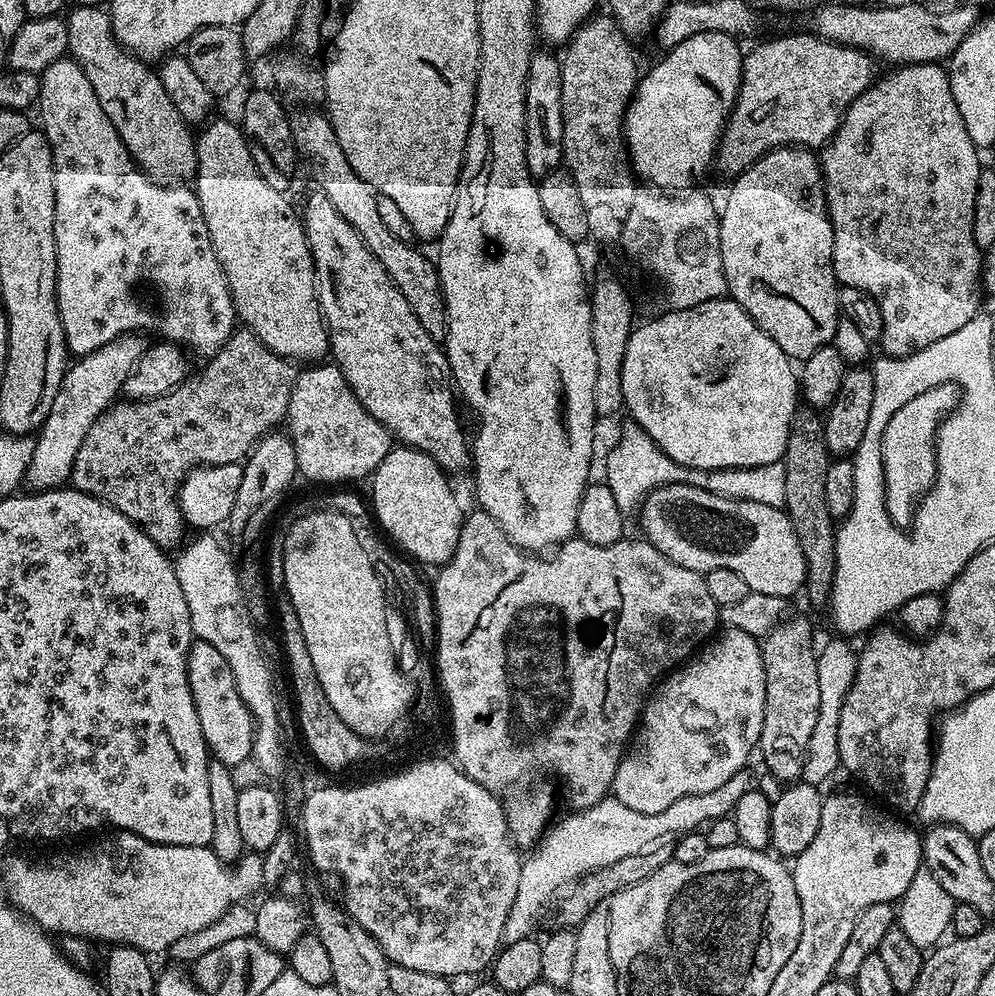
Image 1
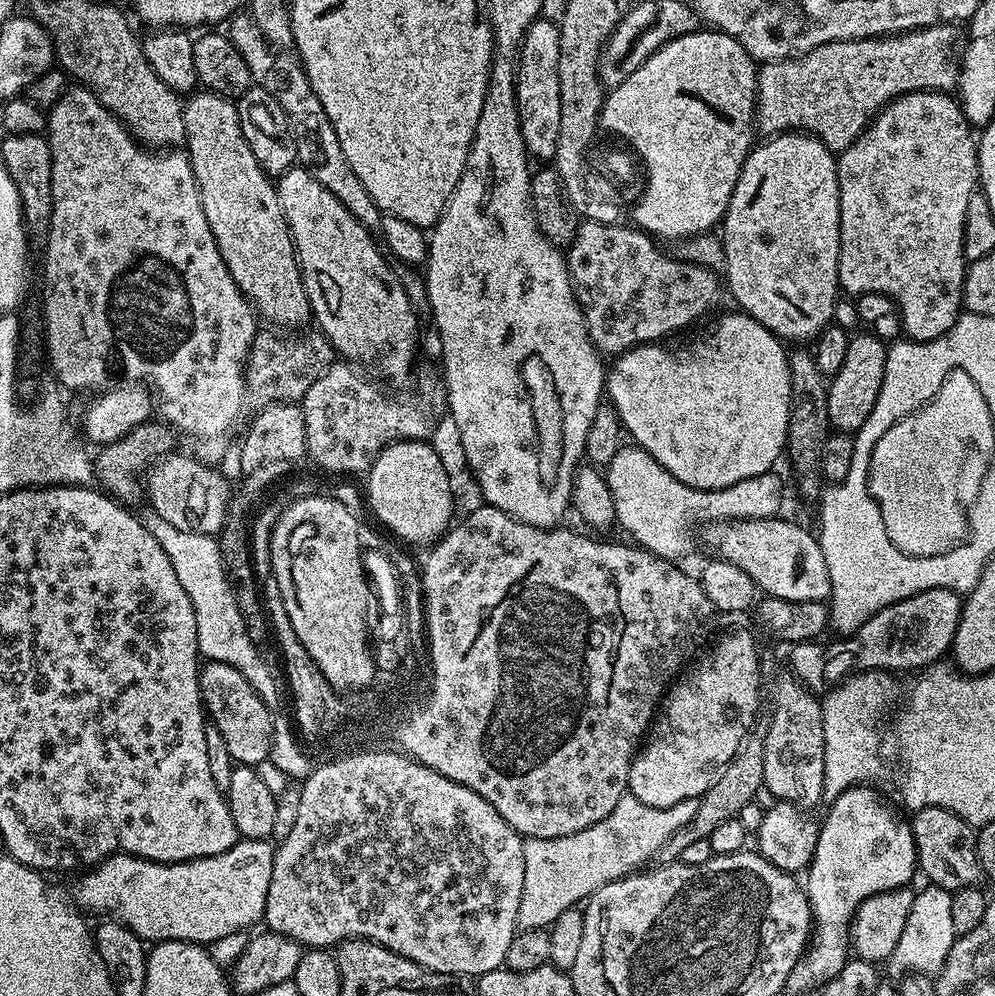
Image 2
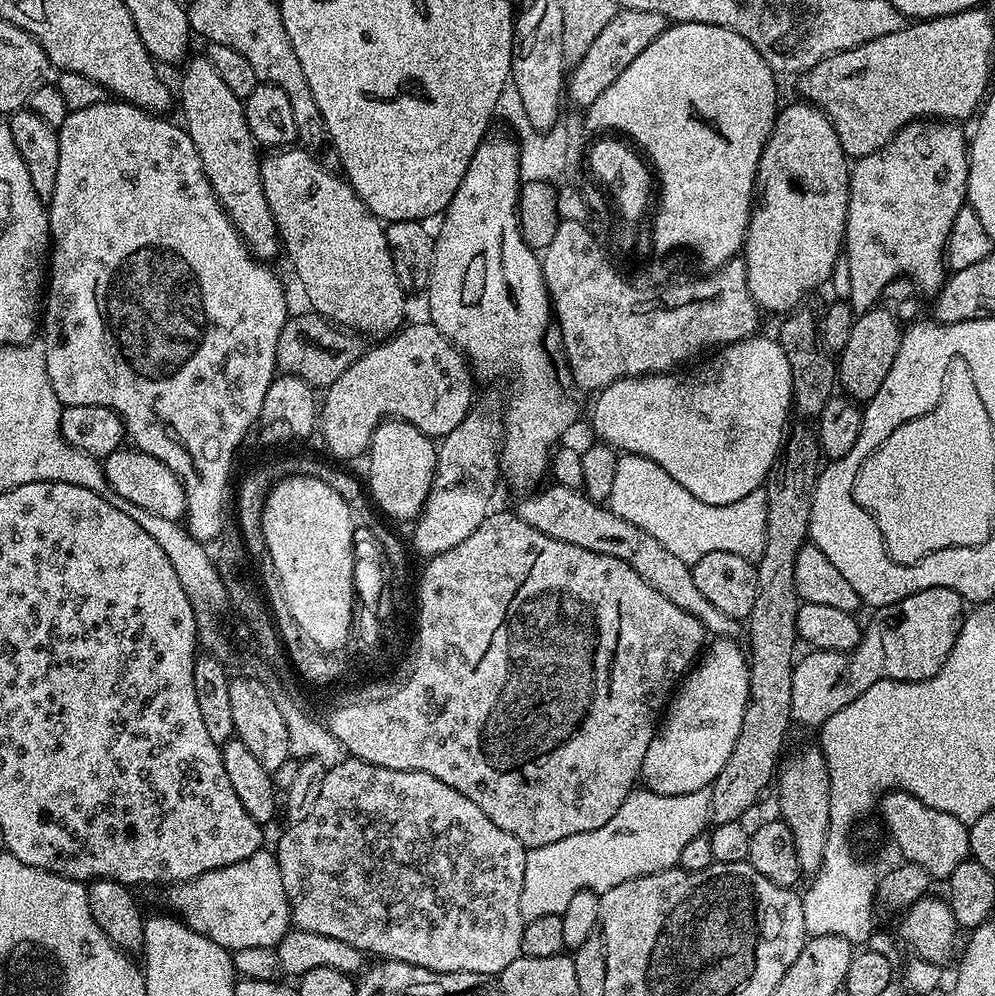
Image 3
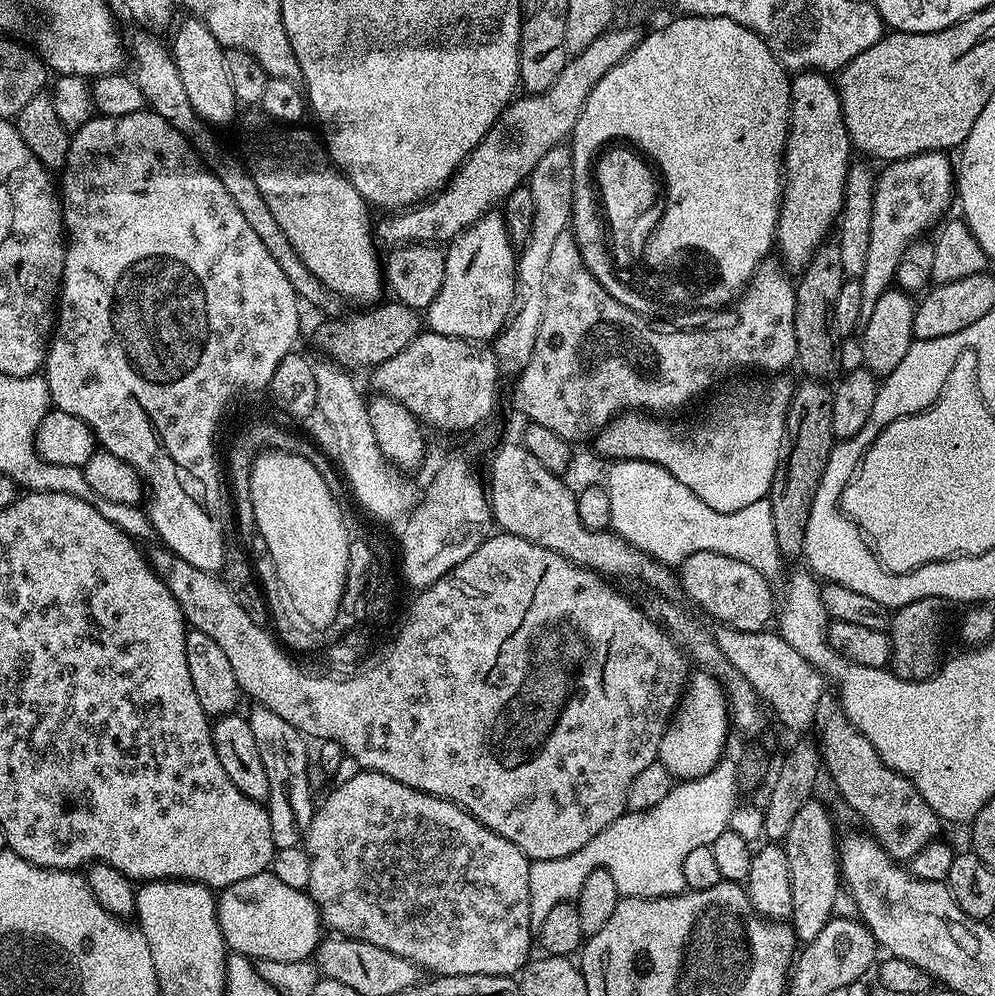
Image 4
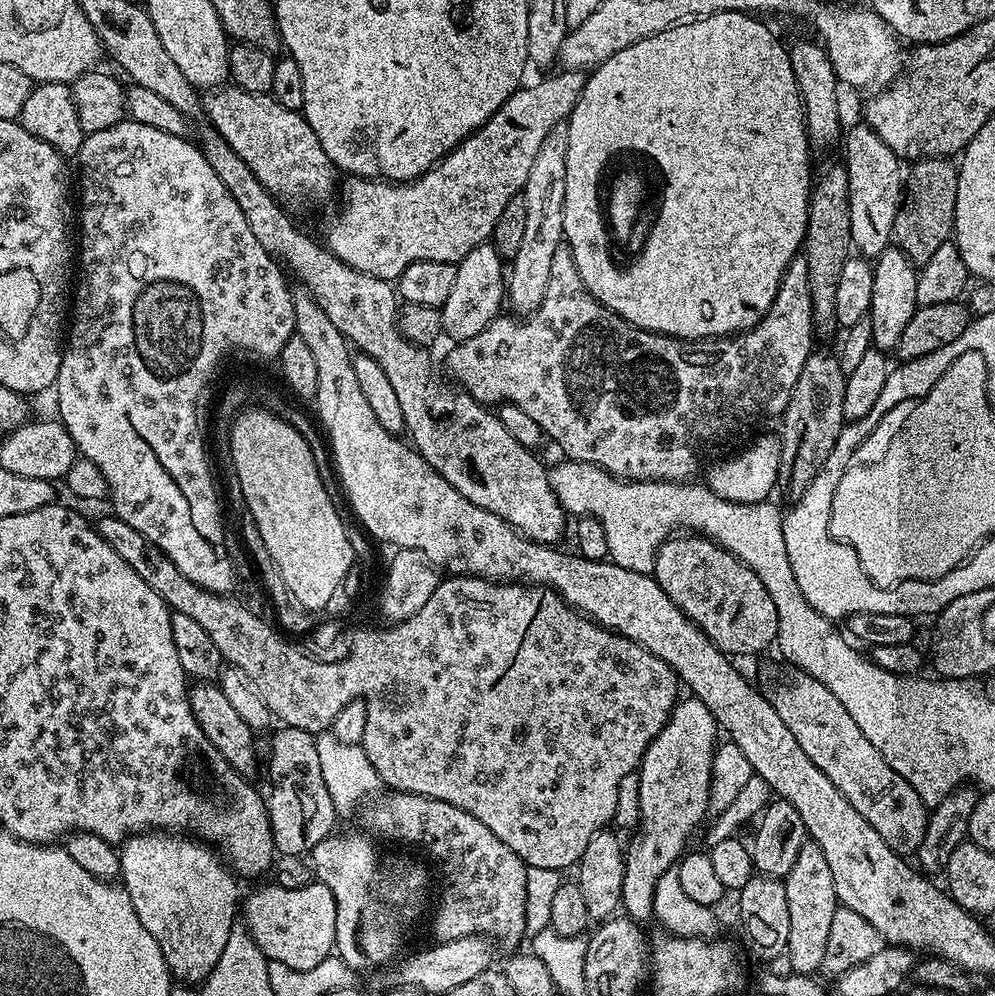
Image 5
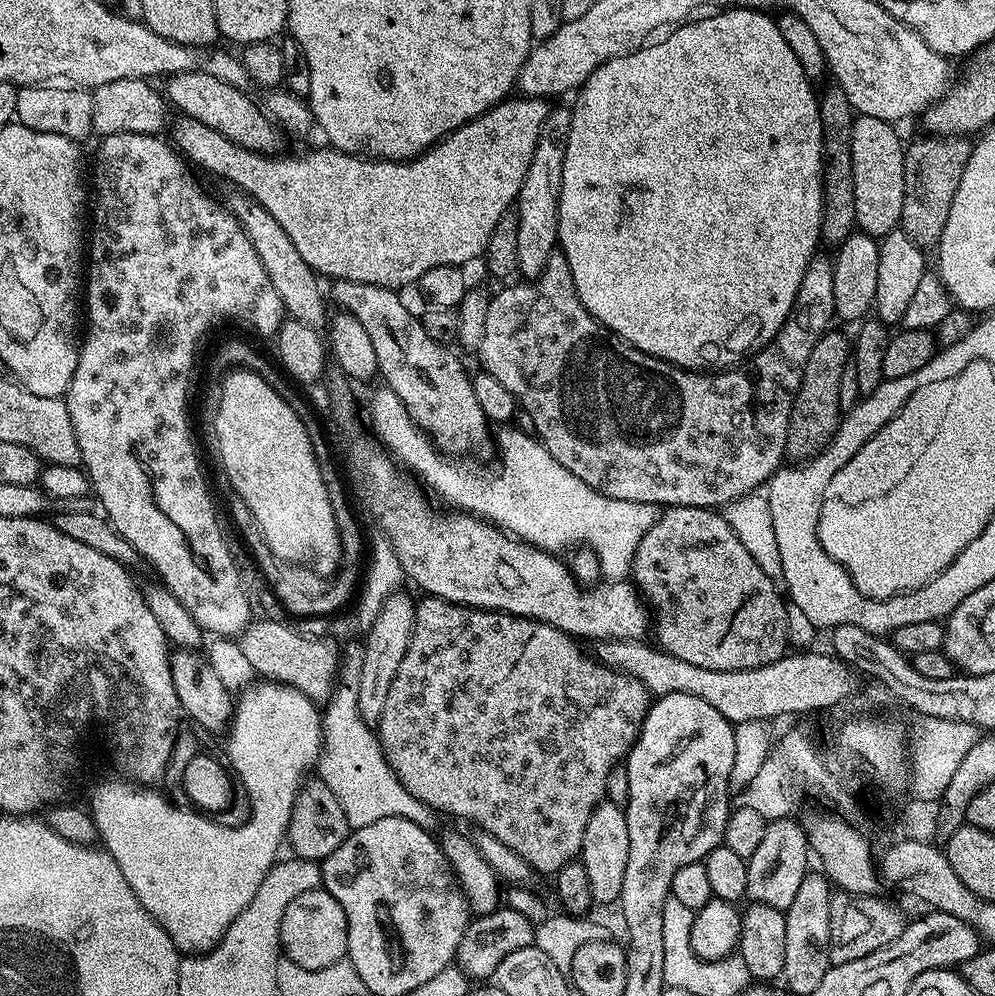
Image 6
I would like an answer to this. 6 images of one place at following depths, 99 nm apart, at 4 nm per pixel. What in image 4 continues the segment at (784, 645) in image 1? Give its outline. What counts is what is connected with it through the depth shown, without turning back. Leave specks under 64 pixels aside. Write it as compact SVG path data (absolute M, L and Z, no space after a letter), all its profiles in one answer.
M809 798L798 810L798 814L790 823L790 830L782 839L782 847L790 870L792 931L796 933L797 941L807 942L820 933L828 920L833 919L832 907L837 907L838 893L842 888L838 836L835 836L832 830L827 810L816 801L816 798Z

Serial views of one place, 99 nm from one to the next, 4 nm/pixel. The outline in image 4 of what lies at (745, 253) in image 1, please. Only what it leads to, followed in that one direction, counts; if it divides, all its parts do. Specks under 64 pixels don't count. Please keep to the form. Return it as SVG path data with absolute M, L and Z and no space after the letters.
M809 70L795 73L791 77L792 113L788 119L788 141L784 144L784 167L782 169L782 195L780 197L780 217L776 223L775 247L780 248L783 263L789 269L803 269L812 258L812 253L825 243L828 231L840 219L844 205L844 187L850 157L853 155L852 139L848 136L844 111L840 105L840 93L837 85L832 84L823 72Z

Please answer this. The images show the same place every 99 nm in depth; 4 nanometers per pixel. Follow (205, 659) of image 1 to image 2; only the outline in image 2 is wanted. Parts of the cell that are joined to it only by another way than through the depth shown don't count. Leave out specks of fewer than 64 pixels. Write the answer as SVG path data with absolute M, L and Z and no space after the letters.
M207 661L200 669L200 698L210 722L226 741L226 750L230 750L233 761L240 766L255 766L268 759L272 749L272 717L273 713L262 702L262 698L234 670L234 666L226 666L226 662Z

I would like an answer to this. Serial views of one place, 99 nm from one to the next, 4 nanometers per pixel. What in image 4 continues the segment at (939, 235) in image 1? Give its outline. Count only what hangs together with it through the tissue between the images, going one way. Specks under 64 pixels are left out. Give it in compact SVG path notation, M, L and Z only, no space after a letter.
M923 152L905 160L893 160L879 169L876 178L876 189L872 199L872 217L870 218L870 250L866 250L866 270L858 277L862 286L861 317L867 318L874 310L874 302L893 283L896 267L906 246L913 240L919 240L925 235L927 228L935 229L945 219L948 207L954 204L954 164L942 152Z

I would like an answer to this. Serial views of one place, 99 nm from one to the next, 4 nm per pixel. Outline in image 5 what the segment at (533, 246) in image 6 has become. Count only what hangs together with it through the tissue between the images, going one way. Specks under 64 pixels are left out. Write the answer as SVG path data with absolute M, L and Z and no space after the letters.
M567 123L554 126L554 130L550 130L550 134L546 134L546 142L542 142L542 146L538 150L538 155L534 157L534 167L530 169L530 178L526 178L524 183L523 197L526 202L526 231L524 231L522 242L518 249L518 254L510 262L510 271L506 276L506 300L510 305L512 303L511 311L519 314L521 317L527 318L533 312L538 310L538 306L542 306L542 302L546 298L546 286L550 282L550 265L554 262L554 250L558 250L558 246L564 240L564 203L566 202L566 150L570 150L570 134L568 133Z

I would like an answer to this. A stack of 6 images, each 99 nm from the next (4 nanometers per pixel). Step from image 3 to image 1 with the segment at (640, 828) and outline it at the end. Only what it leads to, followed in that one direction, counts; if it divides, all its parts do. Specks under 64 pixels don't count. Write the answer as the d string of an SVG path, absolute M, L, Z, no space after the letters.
M745 770L734 774L734 778L730 778L730 782L722 782L718 790L678 798L678 802L666 806L662 814L638 814L638 810L622 806L622 802L615 798L605 798L579 814L568 814L572 816L565 820L557 819L523 857L518 874L518 894L514 894L514 906L510 906L510 914L506 914L506 926L502 926L503 943L513 944L529 939L533 935L532 923L536 915L547 906L548 896L555 897L596 868L610 866L621 858L627 858L629 854L642 854L642 850L654 848L659 840L695 832L720 816L732 814L742 794L754 788L750 772Z

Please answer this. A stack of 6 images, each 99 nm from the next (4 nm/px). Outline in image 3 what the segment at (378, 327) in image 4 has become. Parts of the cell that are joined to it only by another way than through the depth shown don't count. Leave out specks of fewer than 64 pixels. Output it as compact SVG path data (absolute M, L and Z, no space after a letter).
M305 310L301 316L289 315L282 326L276 366L281 373L302 378L317 390L327 390L335 380L342 378L342 374L346 374L346 370L350 370L350 366L354 366L354 362L358 362L365 351L366 340L363 335L345 330L324 316Z

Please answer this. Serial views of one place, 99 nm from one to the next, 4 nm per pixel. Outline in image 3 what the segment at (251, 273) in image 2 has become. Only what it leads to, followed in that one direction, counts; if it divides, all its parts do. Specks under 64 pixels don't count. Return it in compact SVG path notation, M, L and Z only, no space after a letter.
M193 55L187 61L183 69L184 77L180 80L180 92L178 88L178 108L184 111L182 127L190 134L194 146L198 150L198 158L202 158L202 170L223 206L224 212L232 220L232 224L240 233L240 239L248 246L248 251L255 259L261 262L272 262L276 255L281 255L282 245L280 235L276 233L274 214L266 202L266 194L262 190L262 178L260 177L261 153L258 151L256 139L250 134L250 126L246 122L244 113L244 100L235 96L234 91L226 86L222 75L208 61L207 55Z

